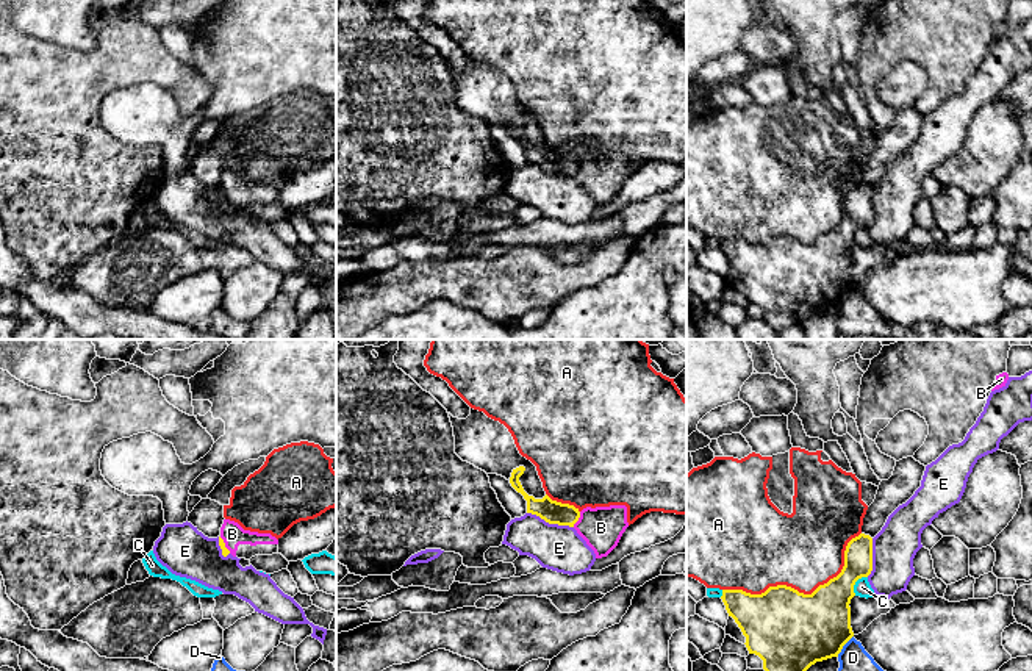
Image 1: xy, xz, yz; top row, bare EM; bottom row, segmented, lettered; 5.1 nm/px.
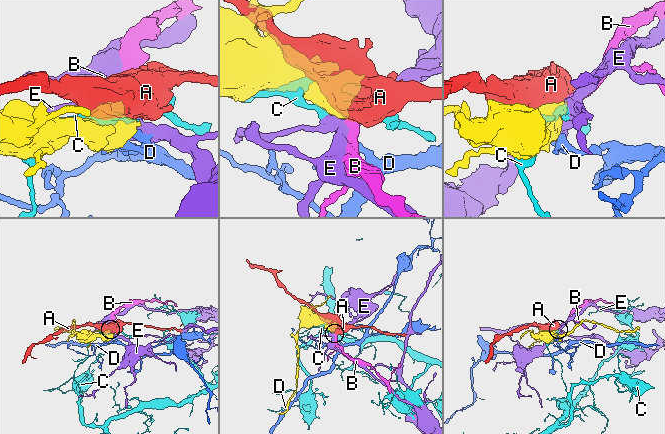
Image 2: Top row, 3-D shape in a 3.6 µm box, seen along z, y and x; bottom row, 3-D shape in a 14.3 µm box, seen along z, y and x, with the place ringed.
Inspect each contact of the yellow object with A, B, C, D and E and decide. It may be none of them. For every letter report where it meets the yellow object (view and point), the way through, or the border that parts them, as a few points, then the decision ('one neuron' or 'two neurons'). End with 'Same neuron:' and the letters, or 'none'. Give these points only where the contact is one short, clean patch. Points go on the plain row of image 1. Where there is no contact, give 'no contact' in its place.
A: contact yz (801, 243); two neurons
B: contact xz (577, 169); border xz (580, 161), (573, 175); two neurons
C: contact yz (854, 233); two neurons
D: contact yz (843, 294); two neurons
E: contact xz (551, 172); two neurons
Same neuron: none

